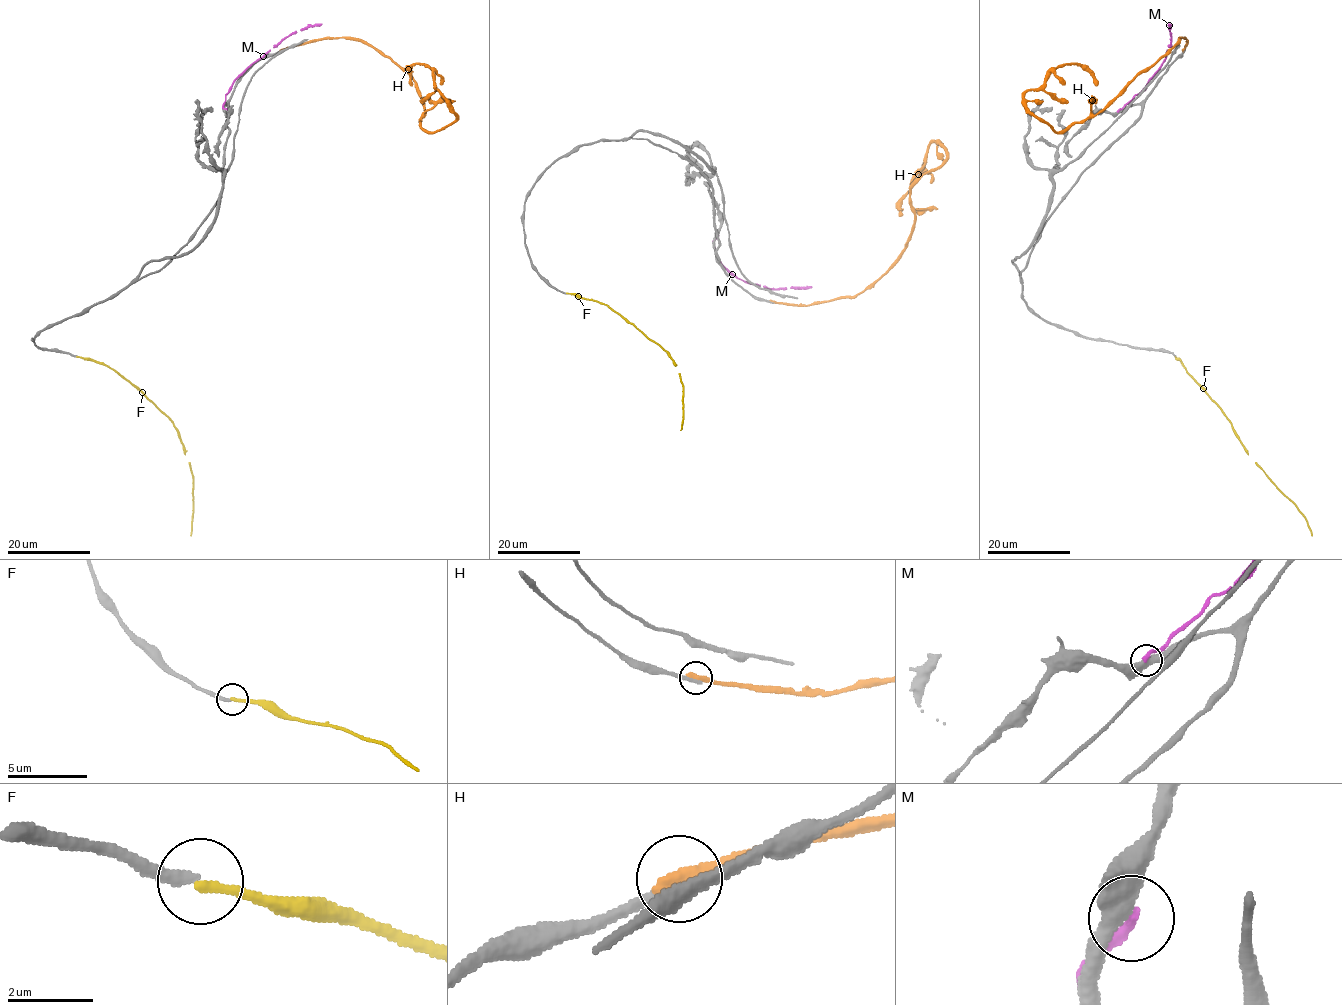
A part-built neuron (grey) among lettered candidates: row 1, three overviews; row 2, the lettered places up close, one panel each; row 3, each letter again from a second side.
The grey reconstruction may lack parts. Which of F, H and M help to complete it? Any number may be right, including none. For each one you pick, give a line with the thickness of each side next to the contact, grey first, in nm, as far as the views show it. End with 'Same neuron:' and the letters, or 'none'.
Same neuron: none

